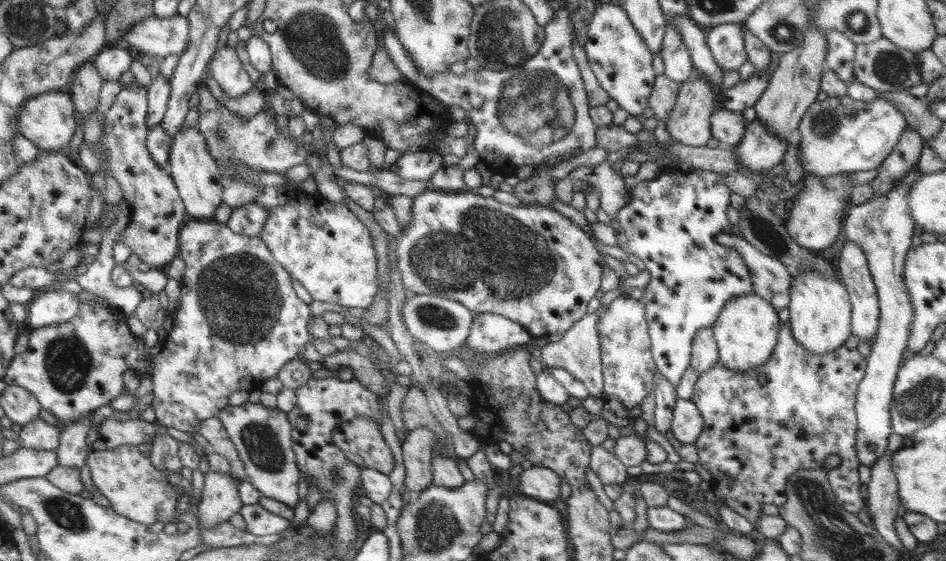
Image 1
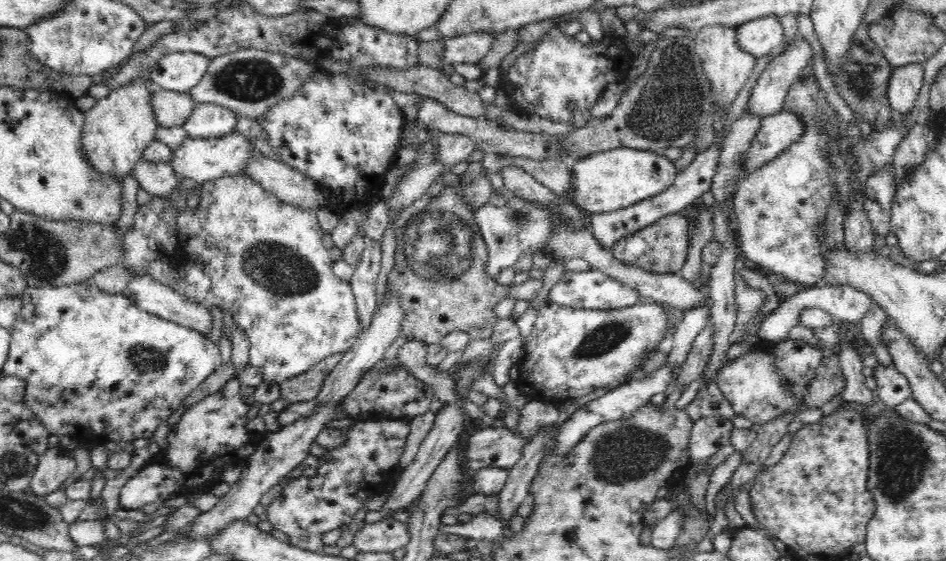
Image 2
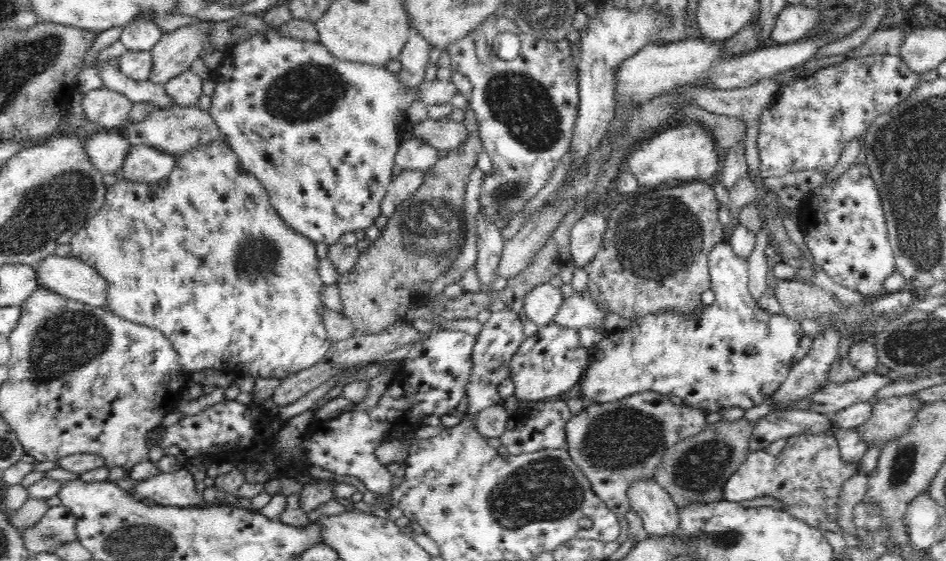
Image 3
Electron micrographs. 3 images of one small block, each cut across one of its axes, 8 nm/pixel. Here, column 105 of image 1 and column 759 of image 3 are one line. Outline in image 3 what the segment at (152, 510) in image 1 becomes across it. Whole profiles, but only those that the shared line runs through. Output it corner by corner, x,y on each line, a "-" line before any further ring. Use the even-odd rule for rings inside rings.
832,433
794,435
787,438
782,452
776,456
765,450
749,452
742,466
727,478
721,492
724,499
732,502
771,496
784,504
782,510
819,528
826,536
828,531
822,530
820,523
839,519
837,506
842,484
859,471
856,462
845,463
840,459
838,443

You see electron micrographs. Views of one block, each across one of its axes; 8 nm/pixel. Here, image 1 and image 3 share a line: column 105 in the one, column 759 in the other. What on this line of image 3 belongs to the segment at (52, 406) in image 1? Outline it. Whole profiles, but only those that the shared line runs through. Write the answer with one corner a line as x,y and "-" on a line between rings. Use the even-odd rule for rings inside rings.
722,240
711,250
709,274
715,301
706,306
702,304
694,317
688,319
671,310
648,314
632,321
626,329
609,333
591,349
588,366
578,383
580,396
605,403
621,401
644,391
656,391
664,396
678,396
685,405
699,408
706,415
735,406
746,411
771,398
770,394
780,388
795,365
792,358
805,335
800,329
801,322
781,314
768,314
758,305
749,291
747,258
740,258
727,241

